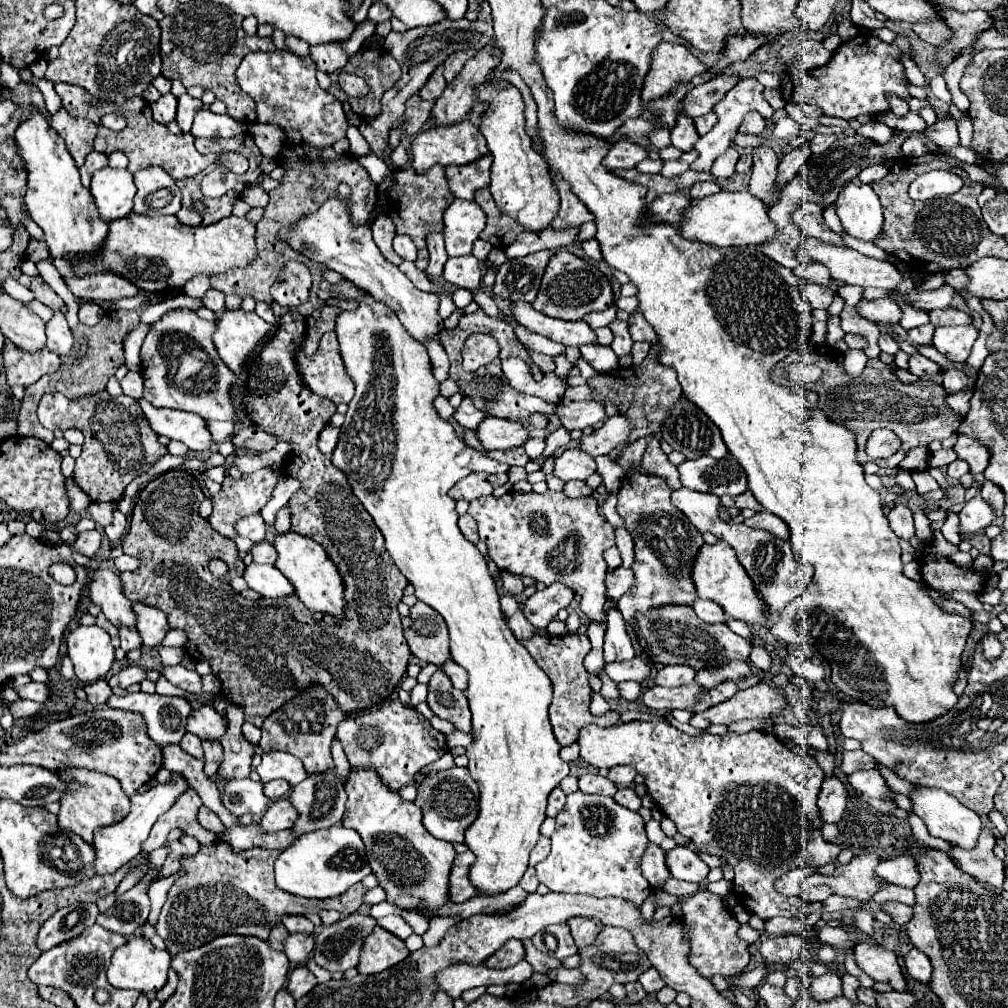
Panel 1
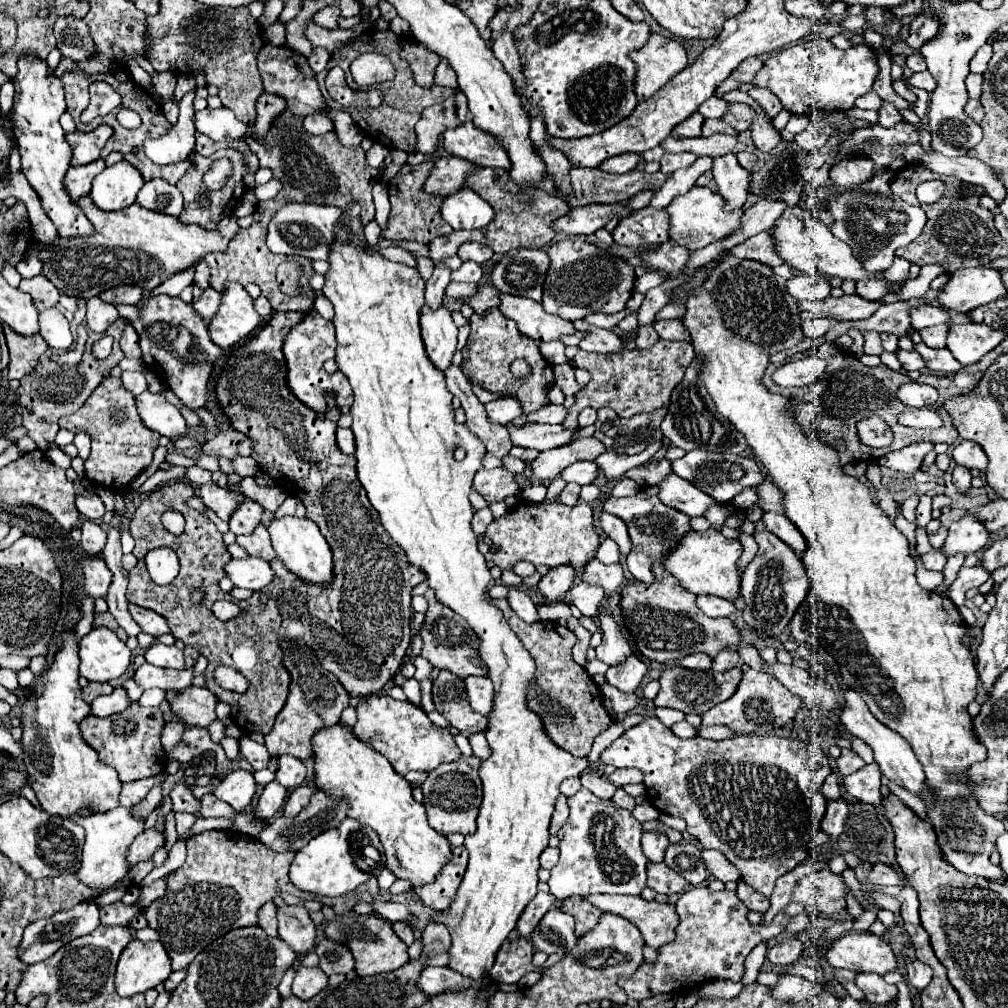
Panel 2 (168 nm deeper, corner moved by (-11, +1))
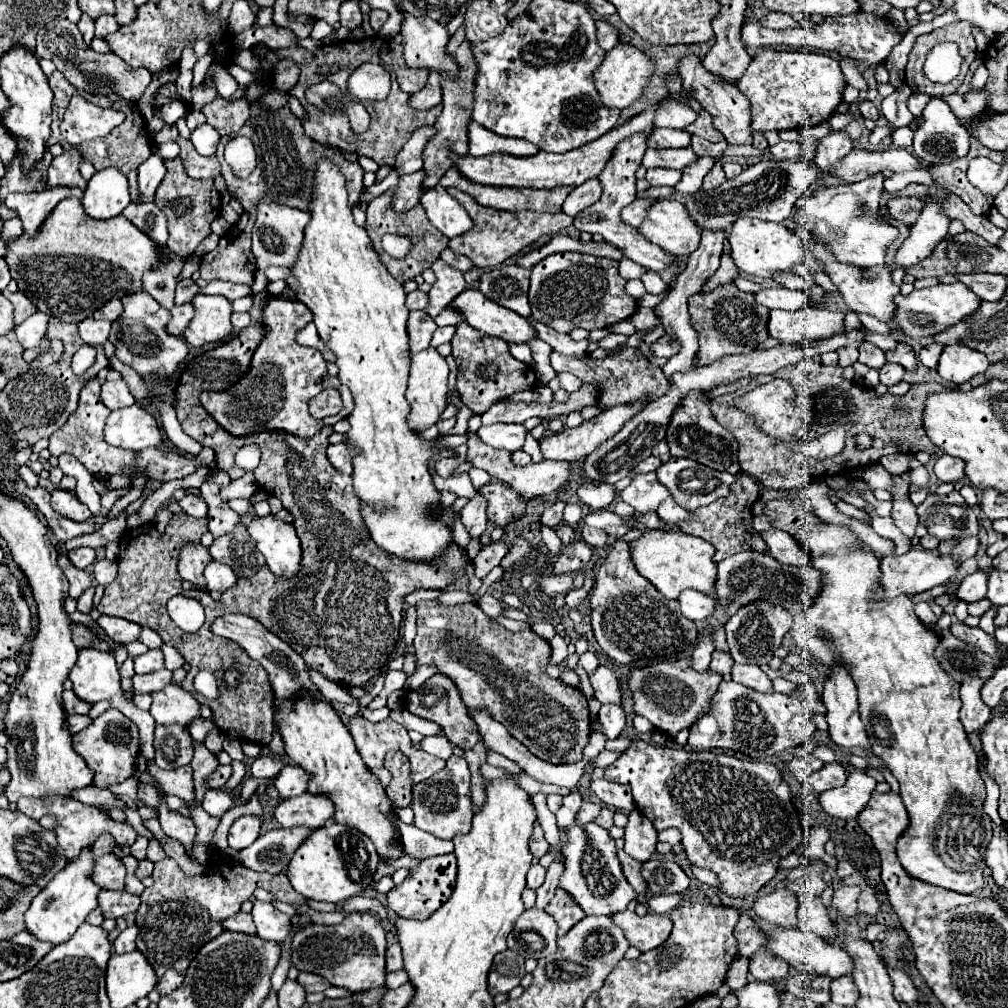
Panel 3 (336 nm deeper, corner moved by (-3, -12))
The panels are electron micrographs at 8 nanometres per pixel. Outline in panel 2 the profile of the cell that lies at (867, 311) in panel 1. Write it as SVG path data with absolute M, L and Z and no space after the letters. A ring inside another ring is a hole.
M842 295L842 297L826 297L826 301L802 301L800 303L800 317L826 317L836 321L856 321L870 317L880 303L862 299L858 295Z

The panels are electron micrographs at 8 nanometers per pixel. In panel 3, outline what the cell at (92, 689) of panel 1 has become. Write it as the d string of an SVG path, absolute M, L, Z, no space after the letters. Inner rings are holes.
M66 690L62 694L62 700L64 700L64 710L66 714L88 714L88 710L92 708L90 702L82 702L72 690Z

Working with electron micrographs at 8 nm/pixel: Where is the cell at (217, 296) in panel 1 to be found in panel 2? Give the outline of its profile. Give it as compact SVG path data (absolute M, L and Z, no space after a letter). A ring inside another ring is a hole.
M210 287L204 289L198 299L192 301L194 311L196 311L204 321L210 321L210 317L214 317L214 313L218 311L218 305L220 305L220 291L214 291L214 289L210 289Z

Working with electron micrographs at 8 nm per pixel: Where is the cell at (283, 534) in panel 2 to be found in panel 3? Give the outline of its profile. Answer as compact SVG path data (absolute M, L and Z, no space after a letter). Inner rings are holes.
M268 514L254 518L248 532L276 576L292 580L302 570L302 544L294 524L286 524Z

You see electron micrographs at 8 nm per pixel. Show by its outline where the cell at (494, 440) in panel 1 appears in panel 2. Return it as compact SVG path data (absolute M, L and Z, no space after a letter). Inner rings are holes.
M508 425L508 429L514 445L532 447L538 451L568 445L570 441L574 441L574 435L578 431L578 429L566 429L564 425L524 425L524 427Z

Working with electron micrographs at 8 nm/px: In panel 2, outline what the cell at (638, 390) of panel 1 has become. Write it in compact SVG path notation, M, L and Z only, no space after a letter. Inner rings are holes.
M658 339L650 349L622 349L622 353L586 353L578 351L574 357L576 367L590 373L590 383L576 395L576 403L570 407L564 425L572 429L576 417L584 407L612 407L620 417L632 417L636 413L648 413L662 405L668 405L670 393L682 381L686 367L694 357L694 349L686 341L662 341Z

